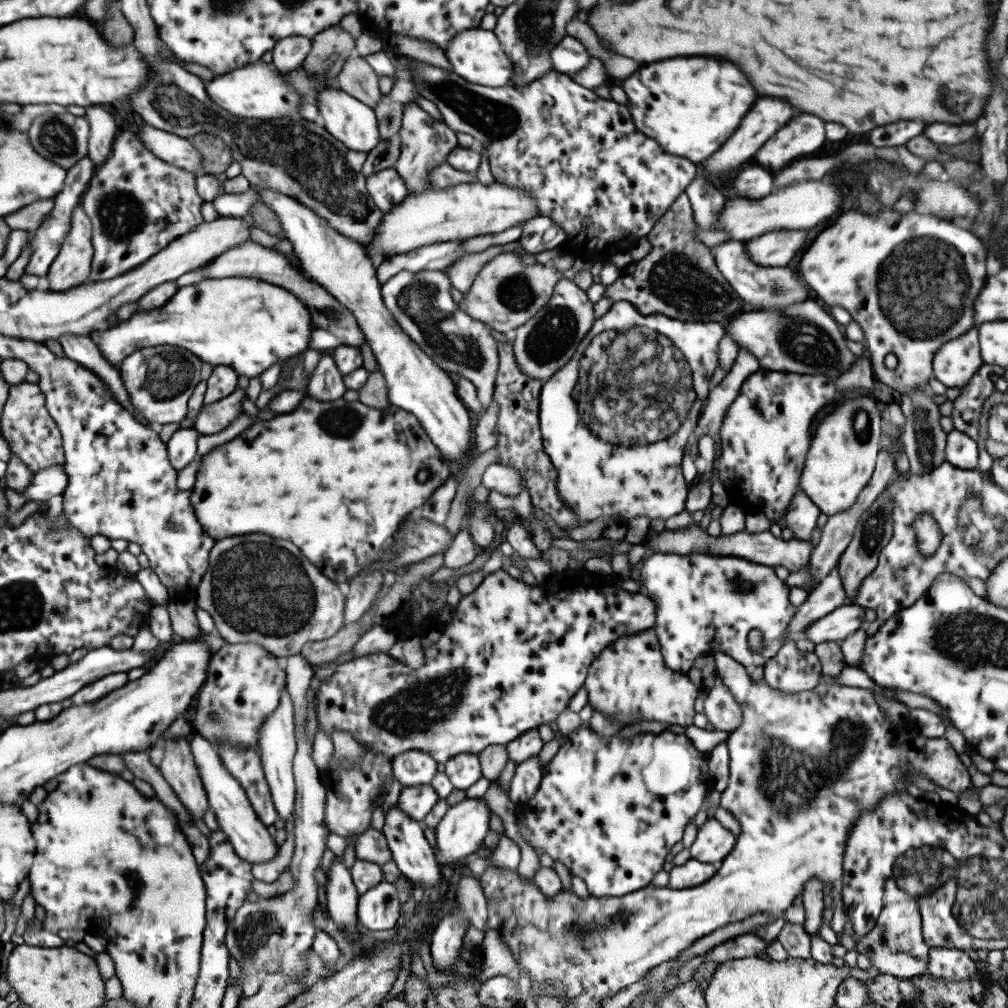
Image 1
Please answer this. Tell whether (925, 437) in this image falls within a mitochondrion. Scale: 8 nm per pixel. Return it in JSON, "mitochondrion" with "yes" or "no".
{"mitochondrion":"yes"}

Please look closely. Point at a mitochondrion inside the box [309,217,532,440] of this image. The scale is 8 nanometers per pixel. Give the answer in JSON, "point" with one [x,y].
{"point":[453,344]}

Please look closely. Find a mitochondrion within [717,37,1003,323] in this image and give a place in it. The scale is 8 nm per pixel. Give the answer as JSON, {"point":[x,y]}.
{"point":[944,99]}

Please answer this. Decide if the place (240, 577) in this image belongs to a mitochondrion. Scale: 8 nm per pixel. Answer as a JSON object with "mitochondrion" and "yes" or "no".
{"mitochondrion":"yes"}

